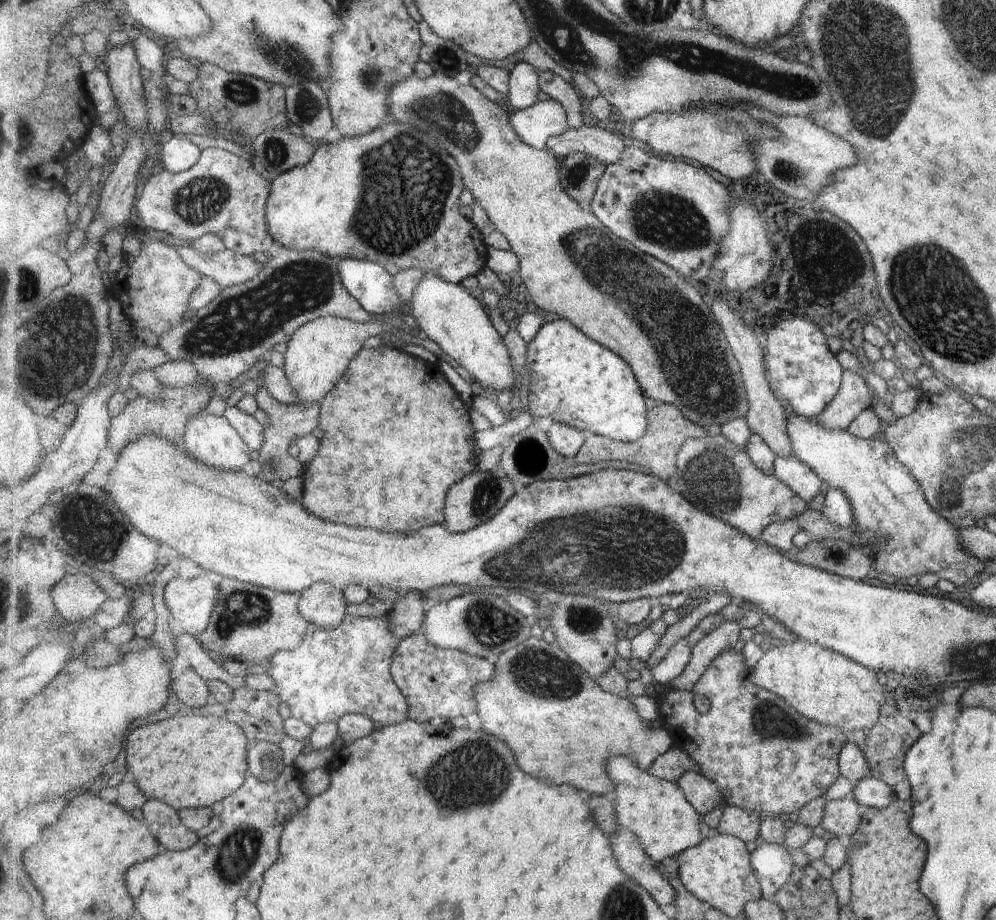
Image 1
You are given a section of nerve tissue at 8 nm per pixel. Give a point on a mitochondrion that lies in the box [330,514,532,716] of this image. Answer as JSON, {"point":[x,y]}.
{"point":[490,626]}

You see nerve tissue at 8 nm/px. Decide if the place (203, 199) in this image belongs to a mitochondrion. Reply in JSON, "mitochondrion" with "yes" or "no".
{"mitochondrion":"yes"}

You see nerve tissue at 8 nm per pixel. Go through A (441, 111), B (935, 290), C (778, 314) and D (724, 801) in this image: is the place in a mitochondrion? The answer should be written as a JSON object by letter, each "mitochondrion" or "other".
{"A":"mitochondrion","B":"mitochondrion","C":"other","D":"other"}

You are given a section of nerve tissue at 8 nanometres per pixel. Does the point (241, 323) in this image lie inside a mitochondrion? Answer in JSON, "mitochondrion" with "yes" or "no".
{"mitochondrion":"yes"}

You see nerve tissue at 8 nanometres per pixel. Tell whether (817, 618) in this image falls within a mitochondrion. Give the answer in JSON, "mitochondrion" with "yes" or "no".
{"mitochondrion":"no"}

